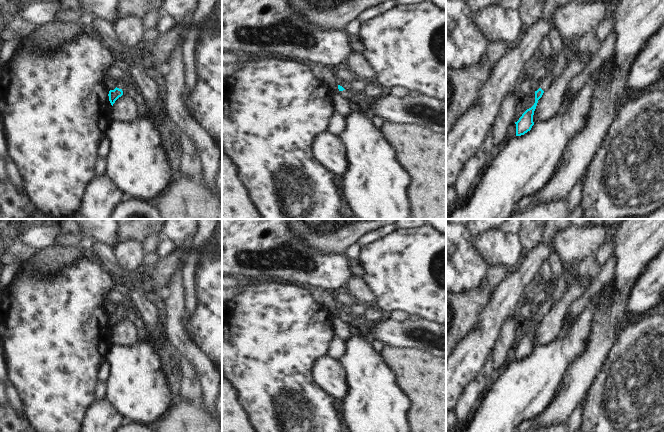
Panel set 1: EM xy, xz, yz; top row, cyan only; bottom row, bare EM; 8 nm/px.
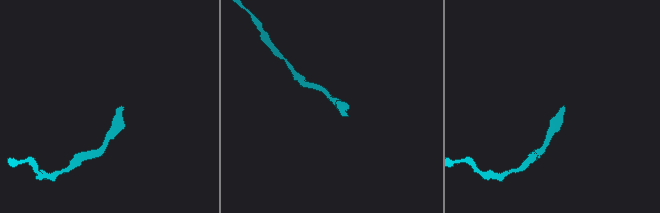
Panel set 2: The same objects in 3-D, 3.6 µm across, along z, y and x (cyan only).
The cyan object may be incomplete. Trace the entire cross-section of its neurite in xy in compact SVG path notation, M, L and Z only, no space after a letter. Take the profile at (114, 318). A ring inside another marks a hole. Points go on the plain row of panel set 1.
M117 304L117 311L114 314L109 315L109 325L111 329L115 327L115 325L123 319L123 313L126 311L126 307L123 304Z

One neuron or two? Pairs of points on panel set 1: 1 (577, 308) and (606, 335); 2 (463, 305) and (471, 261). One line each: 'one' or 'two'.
1: two
2: two

